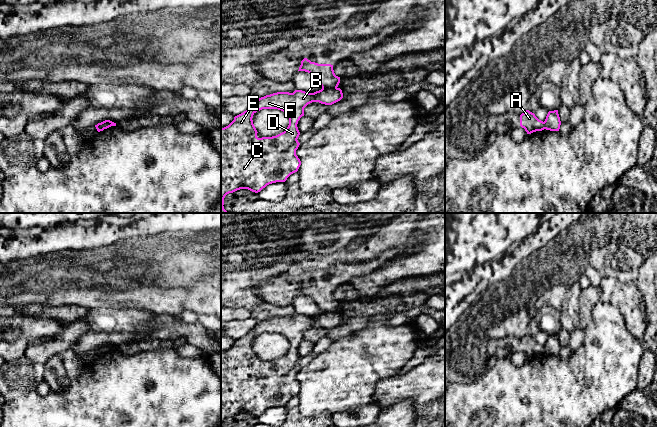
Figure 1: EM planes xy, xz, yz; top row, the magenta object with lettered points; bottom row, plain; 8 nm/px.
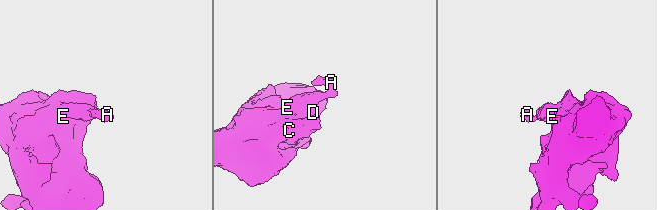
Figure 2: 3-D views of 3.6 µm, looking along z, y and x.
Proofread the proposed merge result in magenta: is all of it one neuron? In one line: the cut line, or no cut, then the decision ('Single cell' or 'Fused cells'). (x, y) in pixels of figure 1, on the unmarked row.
Split along xz (336, 310), (322, 313). Fused cells

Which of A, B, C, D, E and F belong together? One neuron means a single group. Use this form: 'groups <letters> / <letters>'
groups A / B C D E F

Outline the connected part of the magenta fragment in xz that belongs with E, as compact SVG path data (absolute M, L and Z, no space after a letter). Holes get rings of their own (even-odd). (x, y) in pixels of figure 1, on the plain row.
M337 311L321 313L314 317L302 314L295 314L293 317L277 316L259 322L246 335L235 340L234 344L228 350L221 352L221 427L224 427L224 422L229 417L233 417L240 413L248 413L252 416L258 417L269 408L285 406L291 398L297 396L301 389L301 385L296 379L296 374L300 369L297 364L300 359L297 348L300 342L304 340L304 332L312 326L332 329L340 325L342 322L342 314ZM262 333L278 333L285 336L289 342L287 353L276 360L258 362L258 356L253 348L252 342L257 335Z

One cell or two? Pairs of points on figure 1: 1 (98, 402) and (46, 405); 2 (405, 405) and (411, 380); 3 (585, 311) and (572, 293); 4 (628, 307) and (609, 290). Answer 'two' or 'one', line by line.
1: one
2: two
3: two
4: one

